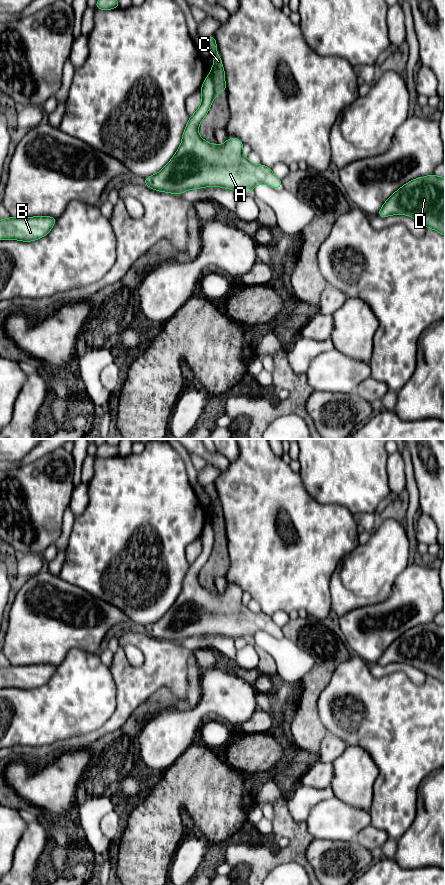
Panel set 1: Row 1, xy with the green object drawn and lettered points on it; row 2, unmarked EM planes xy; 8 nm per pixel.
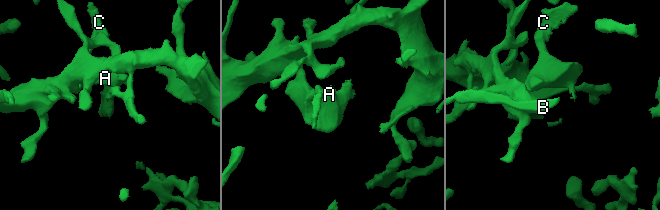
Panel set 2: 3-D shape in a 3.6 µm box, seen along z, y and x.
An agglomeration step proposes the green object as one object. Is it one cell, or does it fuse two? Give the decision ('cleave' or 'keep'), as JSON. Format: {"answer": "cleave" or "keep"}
{"answer": "cleave"}

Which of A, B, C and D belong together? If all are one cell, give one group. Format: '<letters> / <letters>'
A B D / C

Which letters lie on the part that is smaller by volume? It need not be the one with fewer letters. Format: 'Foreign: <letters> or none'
Foreign: C

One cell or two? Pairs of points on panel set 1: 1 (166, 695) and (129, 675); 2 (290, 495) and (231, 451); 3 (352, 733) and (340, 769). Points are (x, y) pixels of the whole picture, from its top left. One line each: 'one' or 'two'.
1: two
2: two
3: two

